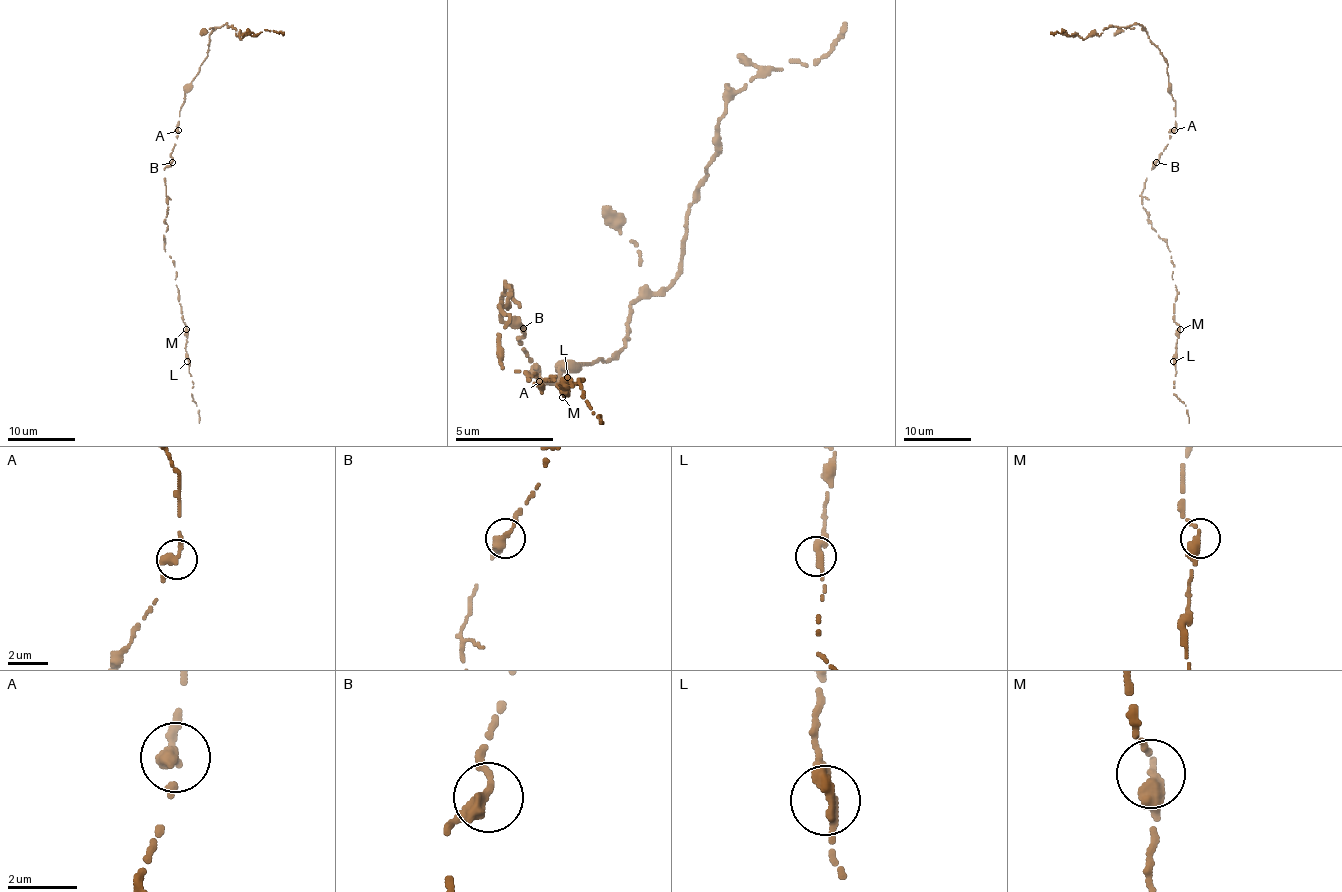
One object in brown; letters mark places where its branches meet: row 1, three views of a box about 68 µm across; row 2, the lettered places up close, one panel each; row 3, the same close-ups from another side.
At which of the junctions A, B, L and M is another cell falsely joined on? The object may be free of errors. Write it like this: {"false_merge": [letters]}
{"false_merge": []}

